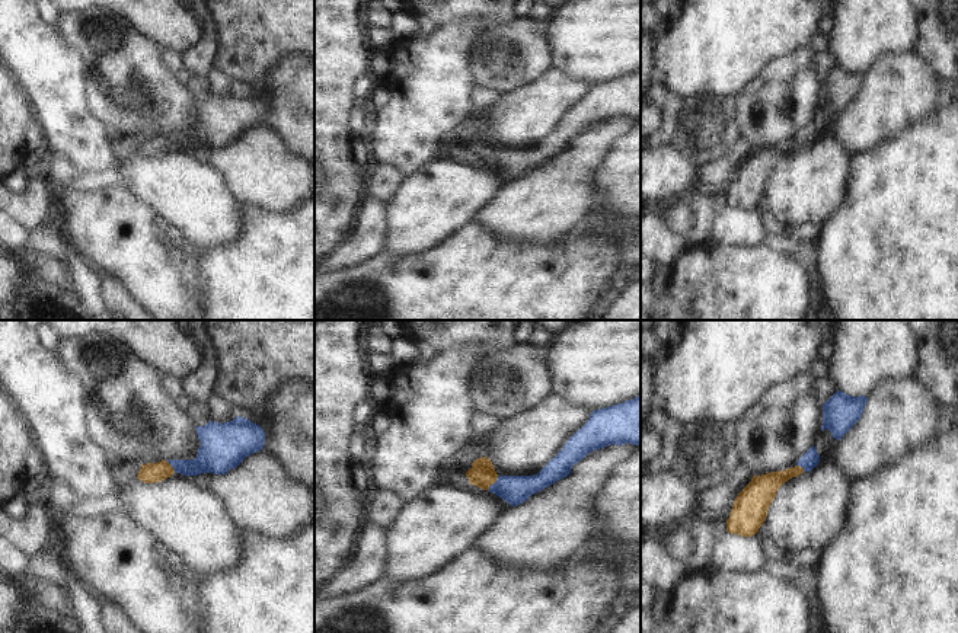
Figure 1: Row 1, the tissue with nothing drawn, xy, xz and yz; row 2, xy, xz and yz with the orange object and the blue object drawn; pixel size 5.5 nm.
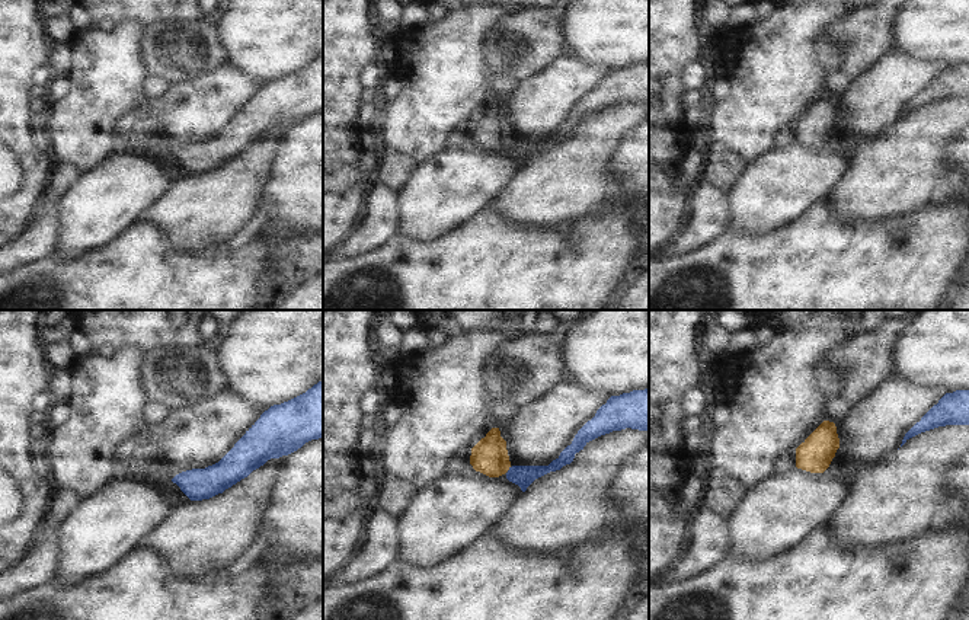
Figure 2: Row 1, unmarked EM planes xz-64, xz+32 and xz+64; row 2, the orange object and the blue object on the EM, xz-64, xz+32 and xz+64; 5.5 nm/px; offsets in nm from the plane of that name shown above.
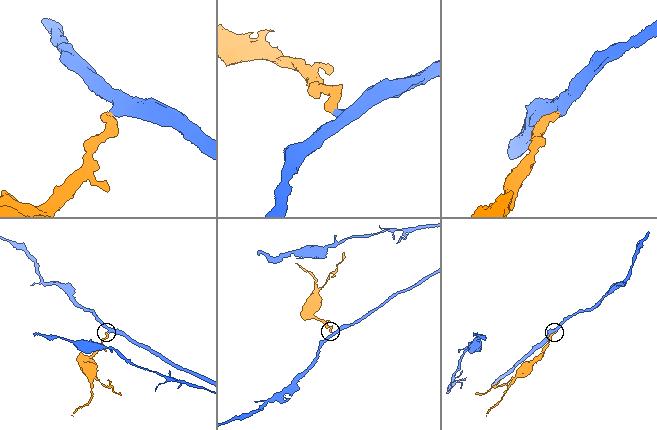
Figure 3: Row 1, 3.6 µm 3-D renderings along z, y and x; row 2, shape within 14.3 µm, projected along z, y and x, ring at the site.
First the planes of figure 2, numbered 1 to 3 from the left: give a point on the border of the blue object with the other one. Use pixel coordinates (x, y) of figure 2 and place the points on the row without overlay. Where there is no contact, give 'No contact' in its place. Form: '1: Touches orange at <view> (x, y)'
1: No contact
2: Touches orange at xz+32 (508, 143)
3: No contact.

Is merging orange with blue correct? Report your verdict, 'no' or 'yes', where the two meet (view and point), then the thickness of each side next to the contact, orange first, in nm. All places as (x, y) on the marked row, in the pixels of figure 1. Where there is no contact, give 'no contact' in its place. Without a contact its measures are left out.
yes | xz (492, 483) | 140/160 nm

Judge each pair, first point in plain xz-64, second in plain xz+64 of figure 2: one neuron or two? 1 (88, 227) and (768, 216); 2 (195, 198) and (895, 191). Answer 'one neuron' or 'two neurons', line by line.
1: one neuron
2: one neuron

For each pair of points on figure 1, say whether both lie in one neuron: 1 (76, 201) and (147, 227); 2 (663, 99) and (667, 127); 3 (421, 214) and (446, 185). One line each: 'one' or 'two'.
1: one
2: one
3: one

